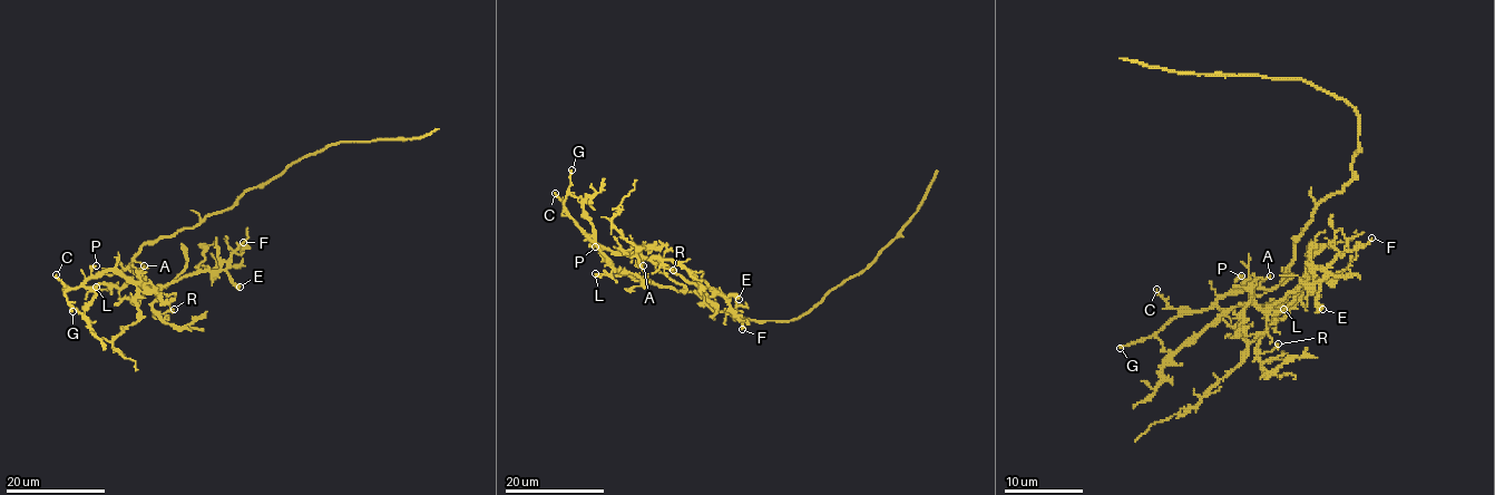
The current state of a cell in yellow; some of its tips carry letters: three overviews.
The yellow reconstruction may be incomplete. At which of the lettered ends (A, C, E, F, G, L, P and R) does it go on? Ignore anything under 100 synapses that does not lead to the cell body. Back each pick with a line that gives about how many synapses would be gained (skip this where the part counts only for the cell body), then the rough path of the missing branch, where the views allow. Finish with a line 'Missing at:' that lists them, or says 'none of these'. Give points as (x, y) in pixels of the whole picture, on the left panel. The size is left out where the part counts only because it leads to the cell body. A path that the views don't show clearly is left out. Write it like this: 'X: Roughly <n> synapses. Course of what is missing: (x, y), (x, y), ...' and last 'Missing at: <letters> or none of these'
G: Course of what is missing: (72, 311), (68, 314), (54, 302)
Missing at: G

